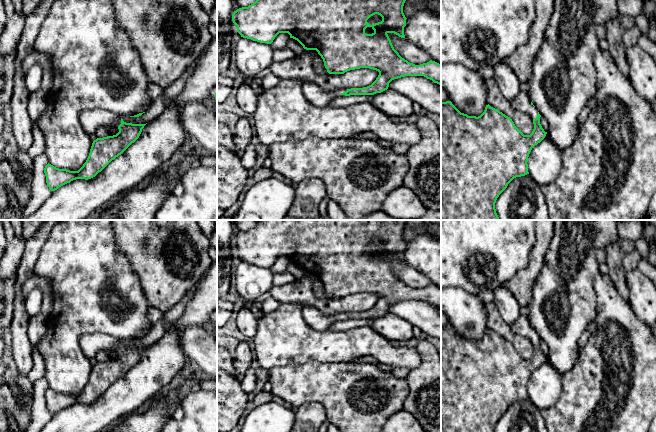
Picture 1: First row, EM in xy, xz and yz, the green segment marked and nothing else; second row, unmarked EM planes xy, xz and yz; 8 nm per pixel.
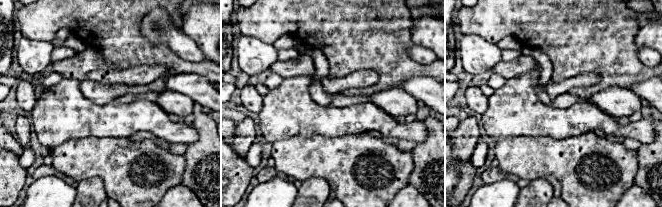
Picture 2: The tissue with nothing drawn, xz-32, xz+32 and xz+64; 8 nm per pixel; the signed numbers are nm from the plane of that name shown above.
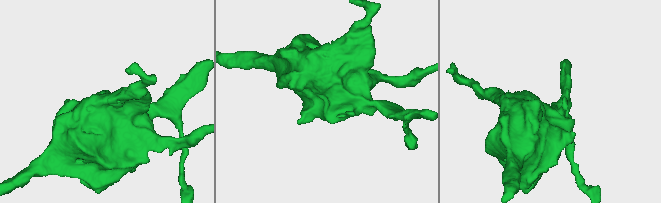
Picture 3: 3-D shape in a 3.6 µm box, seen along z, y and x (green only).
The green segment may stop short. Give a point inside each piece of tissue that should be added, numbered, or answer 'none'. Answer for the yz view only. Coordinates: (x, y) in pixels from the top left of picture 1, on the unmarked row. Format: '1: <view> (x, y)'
1: yz (522, 326)

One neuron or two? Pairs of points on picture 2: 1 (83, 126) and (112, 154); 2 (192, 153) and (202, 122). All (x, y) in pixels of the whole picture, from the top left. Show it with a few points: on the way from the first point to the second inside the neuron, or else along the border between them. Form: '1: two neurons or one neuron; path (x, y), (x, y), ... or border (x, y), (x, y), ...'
1: two neurons; border (116, 137), (87, 136), (70, 139)
2: one neuron; path (200, 145), (202, 143), (202, 130)

